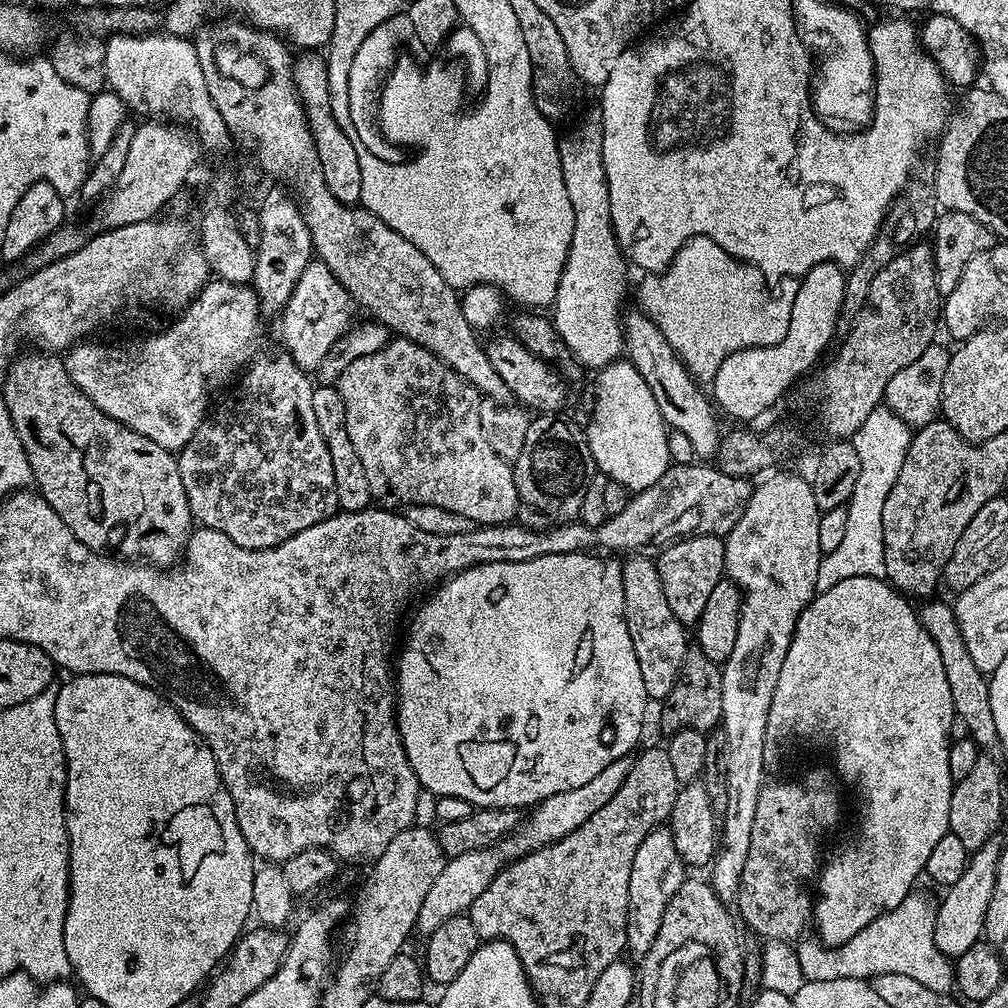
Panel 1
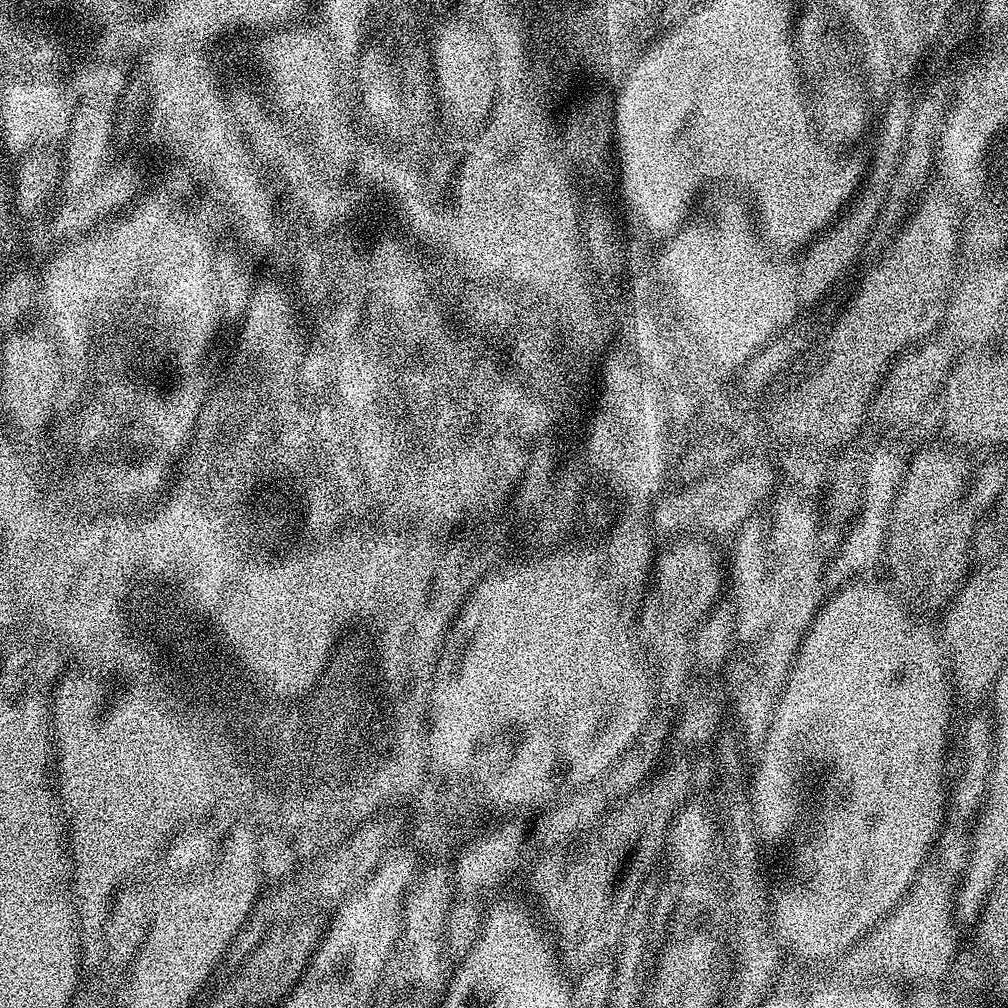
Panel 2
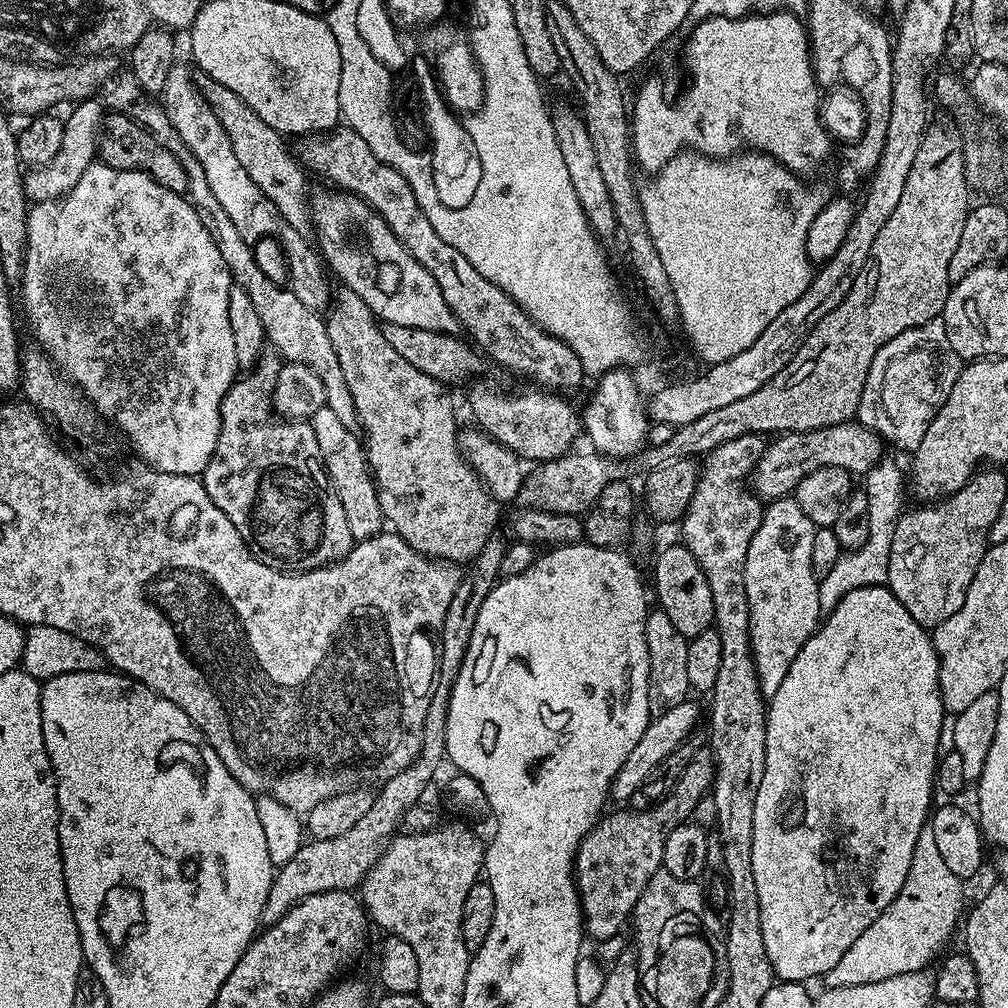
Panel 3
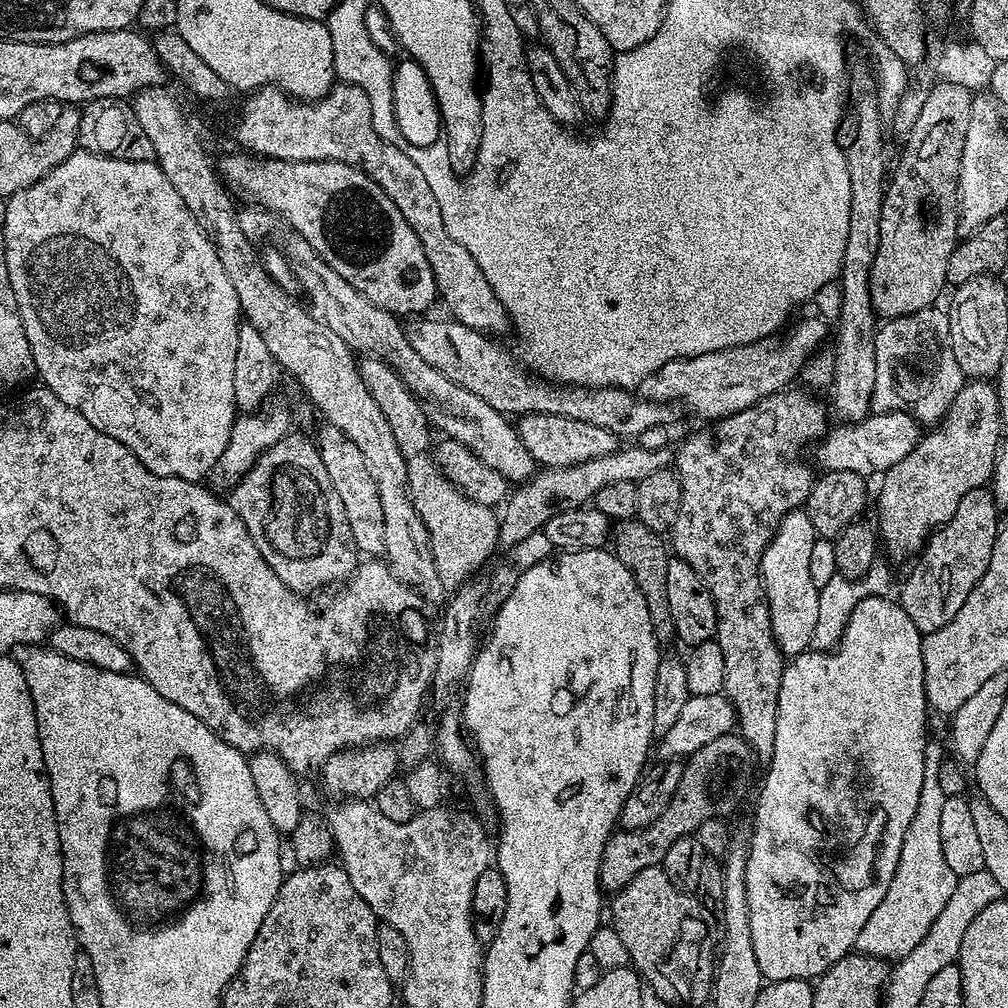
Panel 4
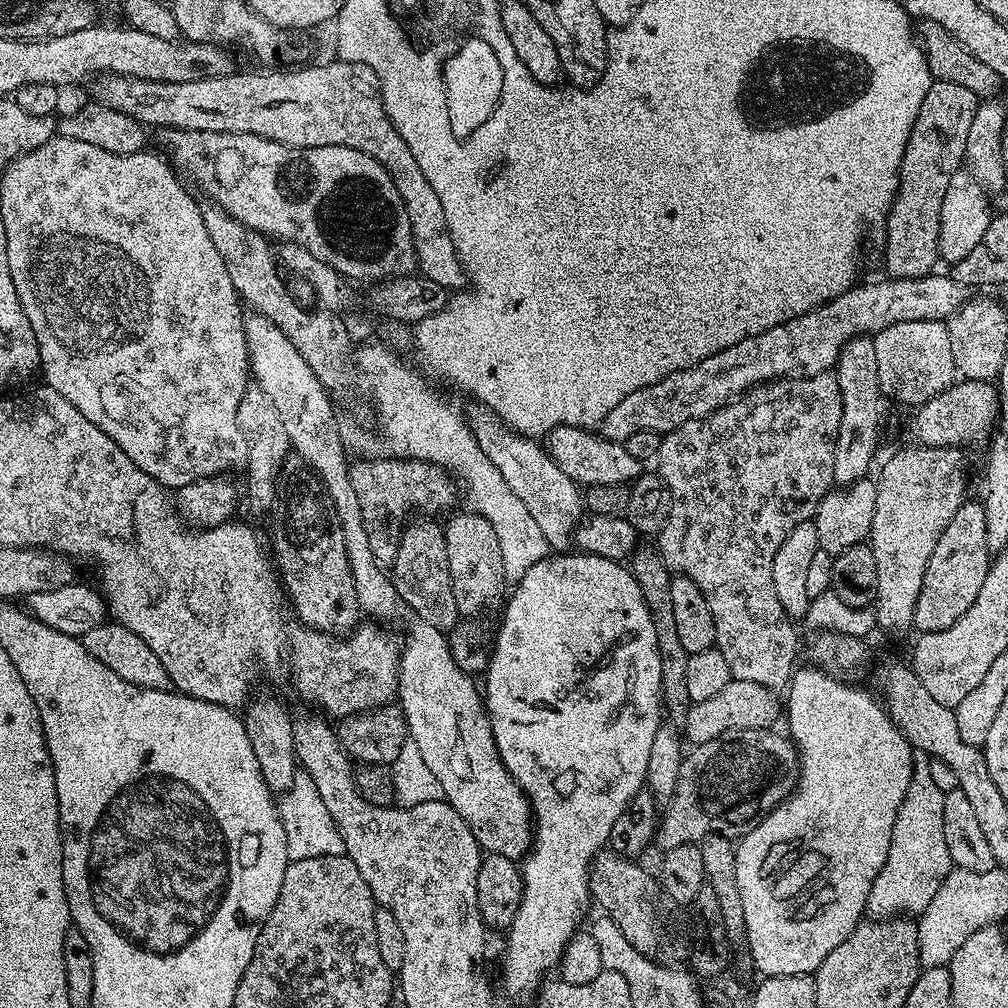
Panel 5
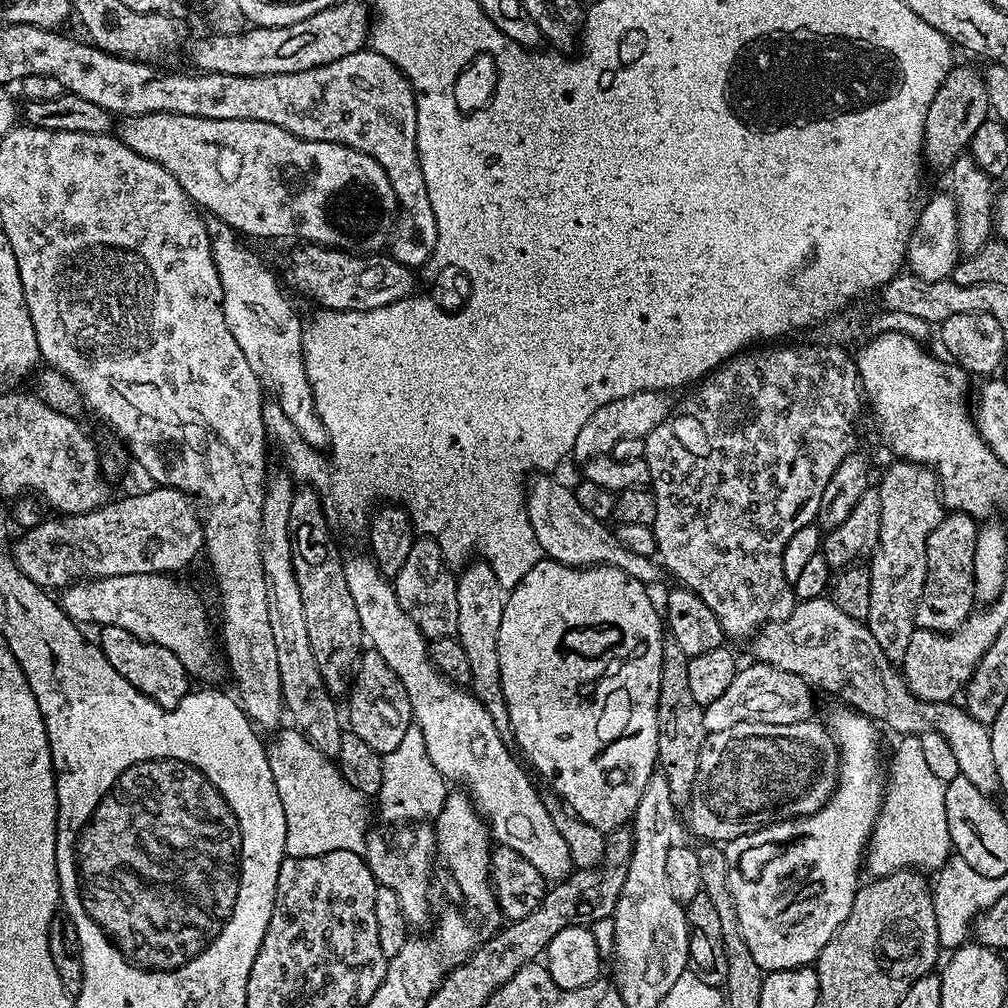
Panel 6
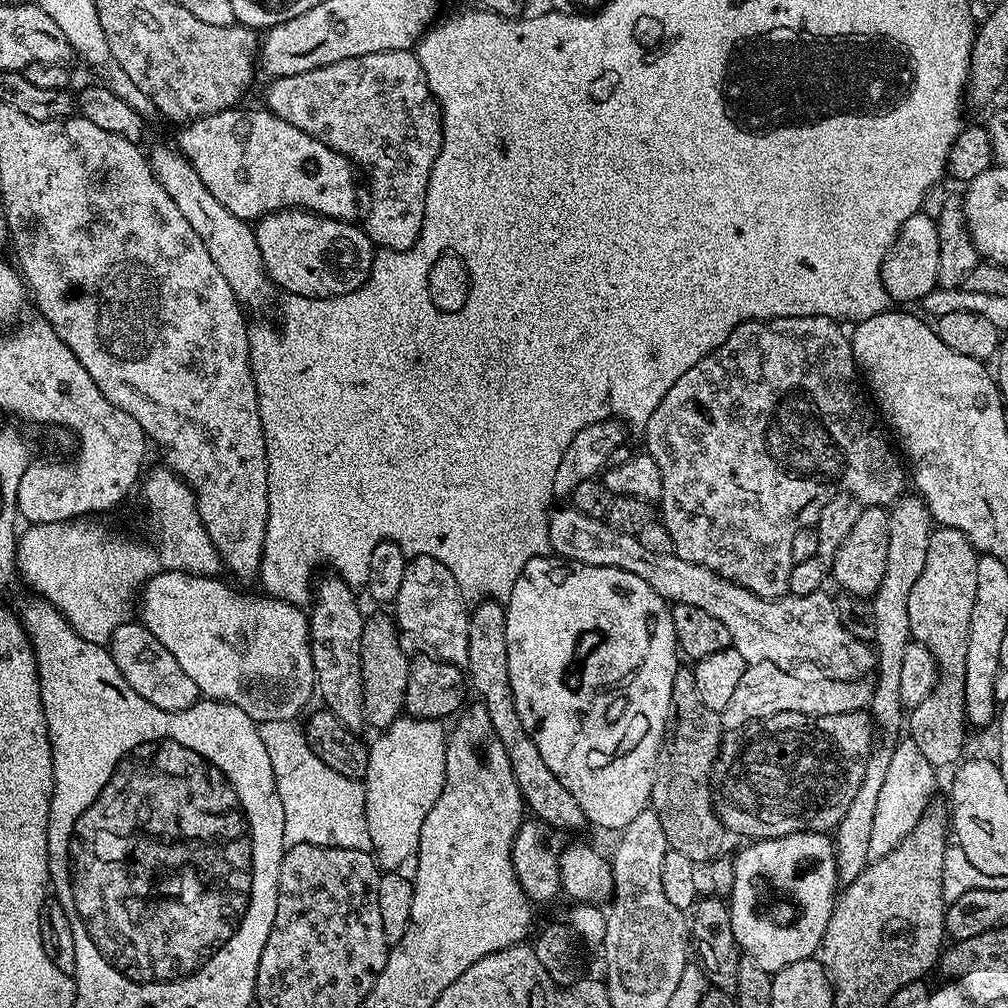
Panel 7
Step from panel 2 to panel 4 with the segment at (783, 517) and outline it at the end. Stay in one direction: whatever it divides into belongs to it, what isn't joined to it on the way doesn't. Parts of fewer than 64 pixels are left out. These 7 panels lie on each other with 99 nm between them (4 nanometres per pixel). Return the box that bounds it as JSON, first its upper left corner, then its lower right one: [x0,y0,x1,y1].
[760,510,820,658]

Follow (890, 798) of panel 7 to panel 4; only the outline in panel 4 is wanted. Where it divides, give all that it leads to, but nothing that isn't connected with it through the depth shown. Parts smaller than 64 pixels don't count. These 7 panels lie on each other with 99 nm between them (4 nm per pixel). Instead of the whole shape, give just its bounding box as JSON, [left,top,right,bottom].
[855,738,958,962]

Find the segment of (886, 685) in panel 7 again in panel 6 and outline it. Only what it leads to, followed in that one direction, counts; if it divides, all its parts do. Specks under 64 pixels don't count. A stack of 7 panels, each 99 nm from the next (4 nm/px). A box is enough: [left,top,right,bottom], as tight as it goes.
[865,459,946,664]

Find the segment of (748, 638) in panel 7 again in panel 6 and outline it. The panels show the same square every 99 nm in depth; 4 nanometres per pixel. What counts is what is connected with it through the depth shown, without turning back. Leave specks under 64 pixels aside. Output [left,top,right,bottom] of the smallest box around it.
[526,474,1000,794]

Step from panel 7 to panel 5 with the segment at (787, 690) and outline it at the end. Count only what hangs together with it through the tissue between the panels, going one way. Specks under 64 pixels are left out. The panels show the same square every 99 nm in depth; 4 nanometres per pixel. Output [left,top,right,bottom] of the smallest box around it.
[682,681,782,746]

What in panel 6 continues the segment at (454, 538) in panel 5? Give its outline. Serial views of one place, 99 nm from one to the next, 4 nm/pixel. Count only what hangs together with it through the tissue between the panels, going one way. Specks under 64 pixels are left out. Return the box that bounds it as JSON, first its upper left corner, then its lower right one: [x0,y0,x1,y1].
[456,562,512,742]

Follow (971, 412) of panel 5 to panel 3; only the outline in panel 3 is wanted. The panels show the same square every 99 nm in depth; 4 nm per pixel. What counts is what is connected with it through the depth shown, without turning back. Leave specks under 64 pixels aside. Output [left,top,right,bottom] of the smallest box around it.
[750,422,886,501]

